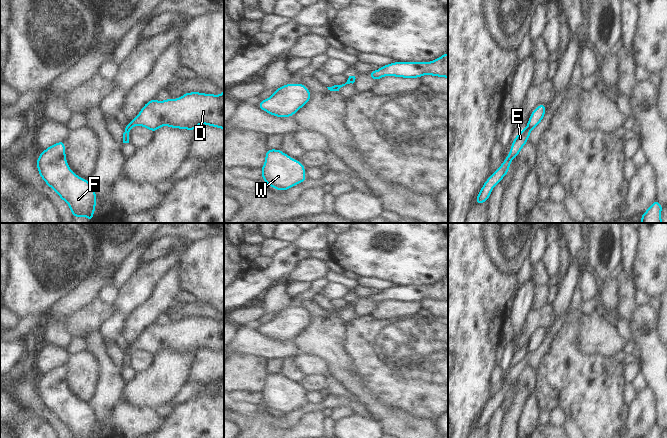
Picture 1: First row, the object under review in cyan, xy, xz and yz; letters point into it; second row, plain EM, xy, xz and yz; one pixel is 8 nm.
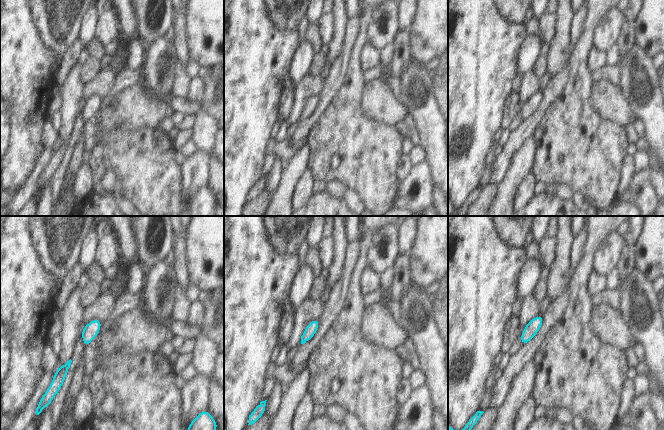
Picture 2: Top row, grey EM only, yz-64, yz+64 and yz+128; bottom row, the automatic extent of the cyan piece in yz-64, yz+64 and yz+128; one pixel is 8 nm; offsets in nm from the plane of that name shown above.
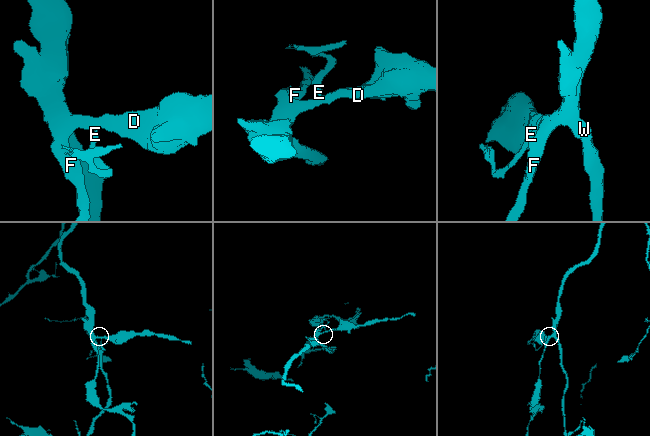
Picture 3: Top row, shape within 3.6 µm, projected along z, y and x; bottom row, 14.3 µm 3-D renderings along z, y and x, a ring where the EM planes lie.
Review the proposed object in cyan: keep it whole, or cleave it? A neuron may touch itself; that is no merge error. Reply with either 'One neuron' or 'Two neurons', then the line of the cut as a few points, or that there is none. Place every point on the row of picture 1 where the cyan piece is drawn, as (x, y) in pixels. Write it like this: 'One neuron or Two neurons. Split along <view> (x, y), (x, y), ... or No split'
Two neurons. Split along yz (525, 128), (531, 129)

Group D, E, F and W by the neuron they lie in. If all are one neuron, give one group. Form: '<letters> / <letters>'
D F W / E

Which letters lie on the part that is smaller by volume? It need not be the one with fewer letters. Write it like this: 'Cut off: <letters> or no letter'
Cut off: E

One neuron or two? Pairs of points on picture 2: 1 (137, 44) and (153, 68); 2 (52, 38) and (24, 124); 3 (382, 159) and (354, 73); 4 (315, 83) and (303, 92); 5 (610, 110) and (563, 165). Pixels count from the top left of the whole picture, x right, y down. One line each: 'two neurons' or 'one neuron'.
1: two neurons
2: two neurons
3: one neuron
4: one neuron
5: two neurons

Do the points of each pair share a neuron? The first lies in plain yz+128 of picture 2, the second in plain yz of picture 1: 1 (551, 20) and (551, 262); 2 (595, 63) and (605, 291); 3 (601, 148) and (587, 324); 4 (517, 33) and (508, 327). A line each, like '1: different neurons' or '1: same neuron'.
1: same neuron
2: different neurons
3: different neurons
4: different neurons

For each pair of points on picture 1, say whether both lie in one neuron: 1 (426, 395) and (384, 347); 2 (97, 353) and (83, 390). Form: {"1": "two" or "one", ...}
{"1": "one", "2": "two"}

